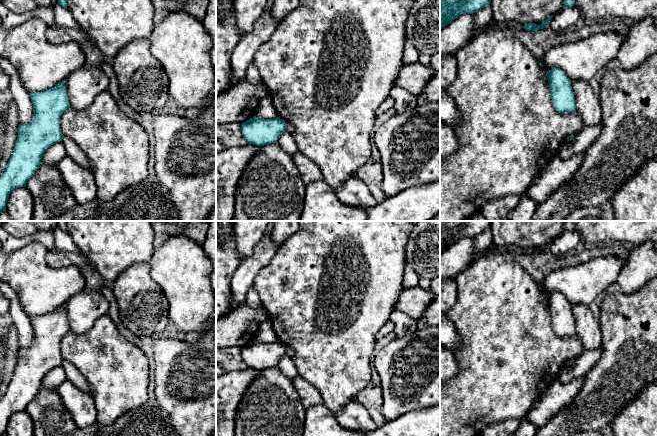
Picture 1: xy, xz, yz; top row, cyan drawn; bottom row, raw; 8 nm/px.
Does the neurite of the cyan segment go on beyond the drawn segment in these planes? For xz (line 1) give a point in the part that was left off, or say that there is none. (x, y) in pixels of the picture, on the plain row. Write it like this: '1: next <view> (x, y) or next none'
1: next none

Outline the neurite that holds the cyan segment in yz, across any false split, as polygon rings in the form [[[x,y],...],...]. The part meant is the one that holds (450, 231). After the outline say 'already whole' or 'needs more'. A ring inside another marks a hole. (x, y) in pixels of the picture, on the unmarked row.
[[[440,221],[440,254],[461,238],[473,238],[490,228],[491,221]]]; already whole

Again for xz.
[[[254,340],[241,347],[242,359],[247,368],[264,370],[277,367],[280,359],[287,353],[287,347],[280,342],[264,343]]]; already whole

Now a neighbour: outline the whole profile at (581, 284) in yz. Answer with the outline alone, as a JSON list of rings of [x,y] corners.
[[[605,256],[583,261],[548,274],[543,283],[544,301],[553,292],[560,292],[571,305],[589,306],[618,277],[624,261],[615,256]]]

